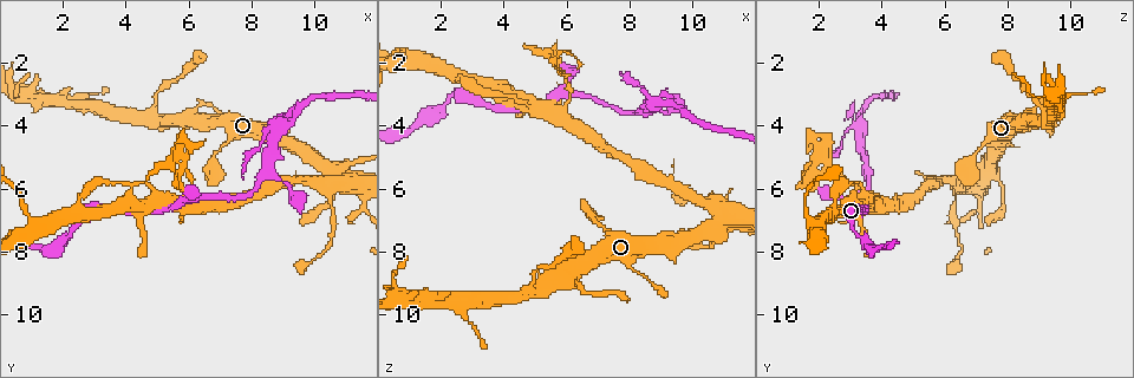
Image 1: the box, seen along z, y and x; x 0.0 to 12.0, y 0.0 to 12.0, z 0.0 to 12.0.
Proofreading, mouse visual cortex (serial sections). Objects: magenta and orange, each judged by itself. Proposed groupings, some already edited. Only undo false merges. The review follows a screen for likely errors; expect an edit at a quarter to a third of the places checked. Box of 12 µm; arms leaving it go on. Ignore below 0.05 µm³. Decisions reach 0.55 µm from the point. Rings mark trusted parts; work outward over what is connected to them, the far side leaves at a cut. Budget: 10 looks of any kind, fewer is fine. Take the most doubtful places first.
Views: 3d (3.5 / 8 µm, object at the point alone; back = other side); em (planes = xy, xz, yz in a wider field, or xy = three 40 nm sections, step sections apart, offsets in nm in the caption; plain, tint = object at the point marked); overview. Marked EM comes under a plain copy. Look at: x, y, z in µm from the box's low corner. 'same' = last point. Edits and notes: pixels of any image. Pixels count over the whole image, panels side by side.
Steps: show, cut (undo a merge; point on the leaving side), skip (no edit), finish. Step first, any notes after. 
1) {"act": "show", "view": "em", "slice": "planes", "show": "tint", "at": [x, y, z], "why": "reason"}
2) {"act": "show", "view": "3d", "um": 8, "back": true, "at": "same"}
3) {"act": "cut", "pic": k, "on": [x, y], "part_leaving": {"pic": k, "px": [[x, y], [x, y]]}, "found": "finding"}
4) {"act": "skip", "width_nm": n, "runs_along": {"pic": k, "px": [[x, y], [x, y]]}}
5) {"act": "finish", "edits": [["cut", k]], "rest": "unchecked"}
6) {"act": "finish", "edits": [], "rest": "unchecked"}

{"act": "show", "view": "3d", "um": 8, "at": [5.9, 5.4, 2.5], "why": "side arm on a straight run"}

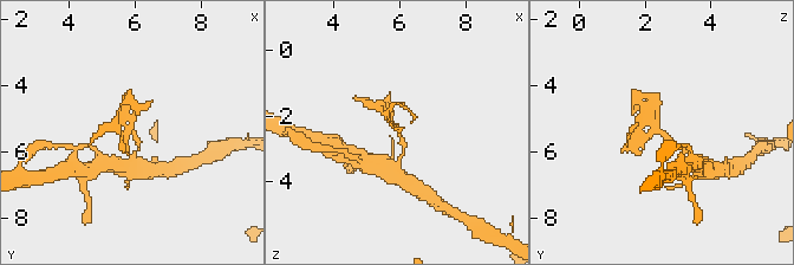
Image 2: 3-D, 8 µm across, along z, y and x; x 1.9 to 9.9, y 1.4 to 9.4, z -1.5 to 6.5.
{"act": "show", "view": "em", "slice": "xy", "step": 5, "show": "tint", "at": [6.0, 5.4, 2.5]}

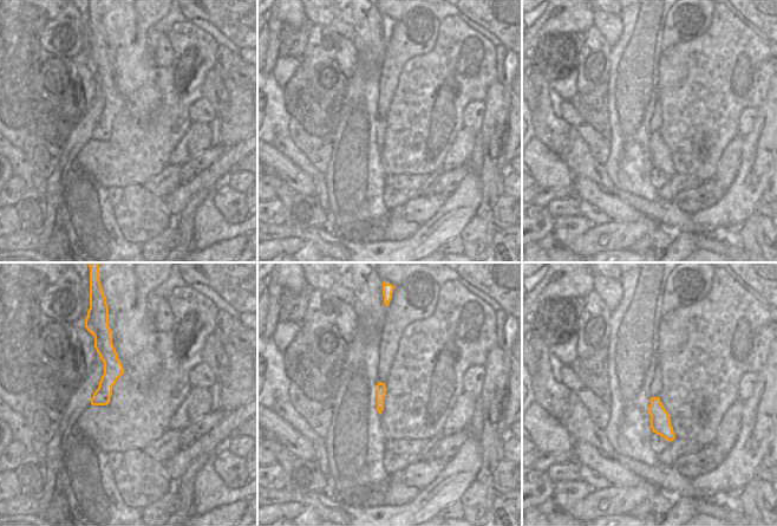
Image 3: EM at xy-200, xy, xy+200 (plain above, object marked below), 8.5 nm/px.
{"act": "cut", "pic": 2, "on": [645, 115], "width_nm": 80, "part_leaving": {"pic": 2, "px": [[657, 125], [651, 112], [633, 103]]}, "found": "a second cell is stuck on"}

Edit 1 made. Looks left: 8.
{"act": "show", "view": "3d", "um": 3.5, "back": true, "at": [10.4, 6.5, 6.3], "why": "sharp bend"}

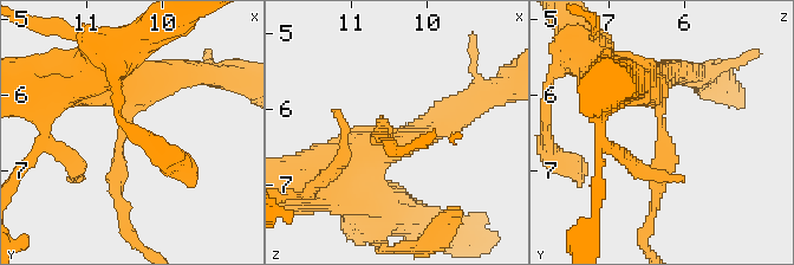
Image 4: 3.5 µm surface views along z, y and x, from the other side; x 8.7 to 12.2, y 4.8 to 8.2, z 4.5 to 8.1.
{"act": "show", "view": "em", "slice": "xy", "step": 5, "show": "tint", "at": [10.45, 6.40, 6.30], "arm_widths_nm": [200, 600], "why": "shape alone is not enough"}

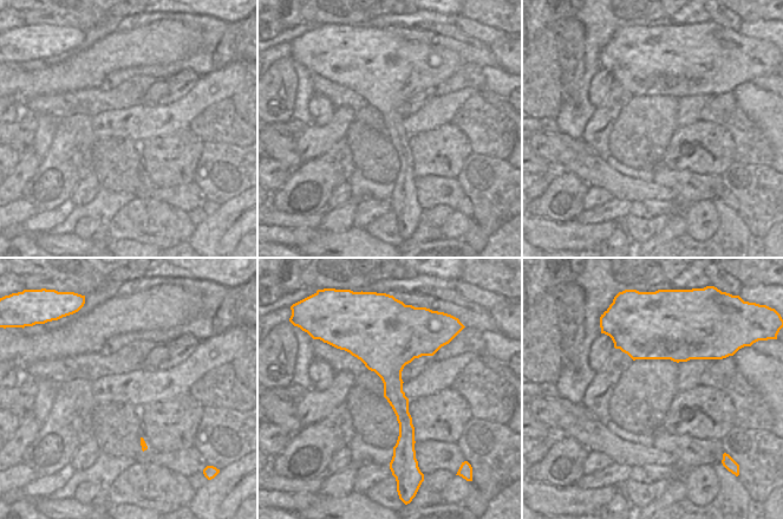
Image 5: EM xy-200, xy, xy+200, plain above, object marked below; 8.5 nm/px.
{"act": "skip", "runs_along": {"pic": 5, "px": [[380, 329], [405, 421], [399, 452]]}, "found": "one cell here"}

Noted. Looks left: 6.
{"act": "show", "view": "3d", "um": 8, "at": [8.9, 4.1, 3.3], "why": "sudden change in width"}

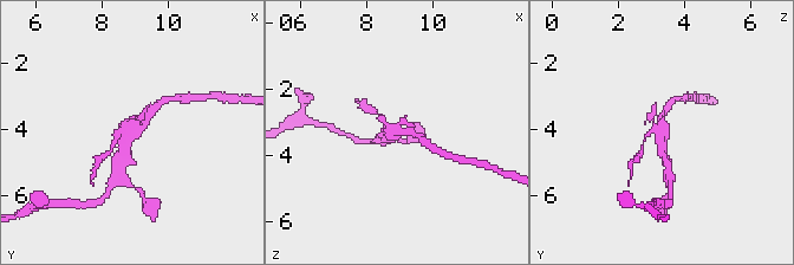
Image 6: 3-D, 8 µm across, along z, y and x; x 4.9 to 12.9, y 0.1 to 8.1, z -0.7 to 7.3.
{"act": "show", "view": "em", "slice": "planes", "show": "tint", "at": [8.8, 4.1, 3.3]}

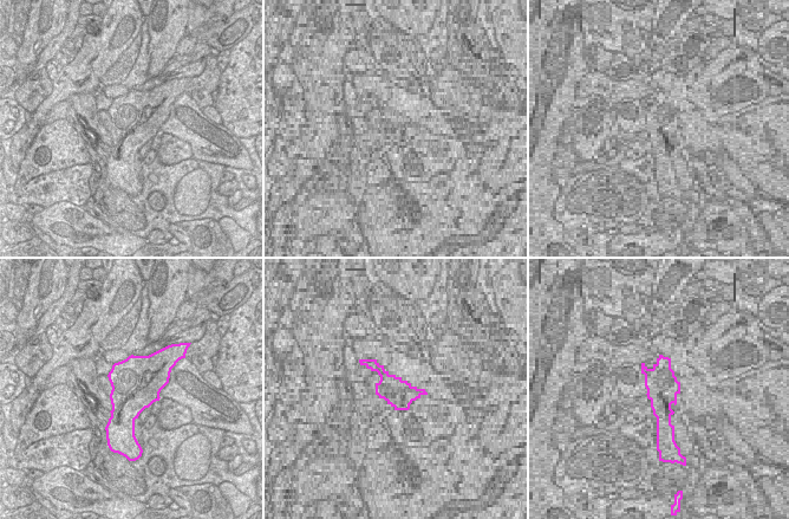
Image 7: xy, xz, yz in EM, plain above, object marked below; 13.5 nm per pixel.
{"act": "cut", "pic": 6, "on": [369, 109], "width_nm": 700, "part_leaving": {"pic": 6, "px": [[389, 127], [379, 115], [363, 103]]}, "found": "two cells meet here"}

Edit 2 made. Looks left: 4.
{"act": "show", "view": "overview", "why": "see it whole again"}

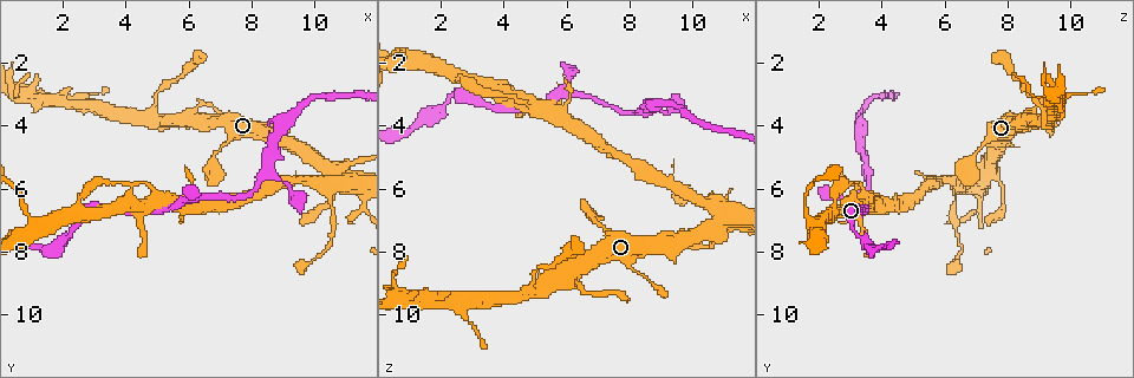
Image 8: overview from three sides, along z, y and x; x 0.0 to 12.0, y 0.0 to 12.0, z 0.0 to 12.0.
{"act": "show", "view": "3d", "um": 3.5, "at": [6.3, 3.5, 8.9], "why": "three-way junction"}

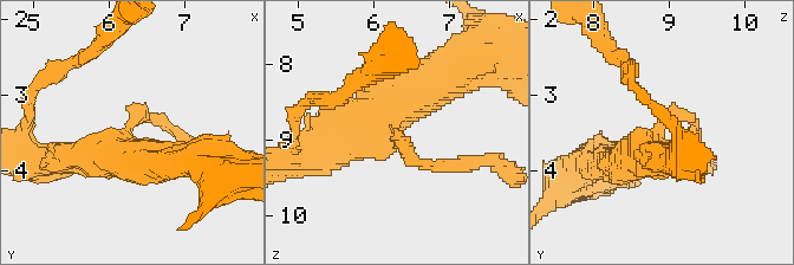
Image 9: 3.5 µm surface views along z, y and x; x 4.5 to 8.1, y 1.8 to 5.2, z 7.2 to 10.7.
{"act": "show", "view": "em", "slice": "planes", "show": "tint", "at": [6.20, 3.60, 8.90], "why": "now the EM"}

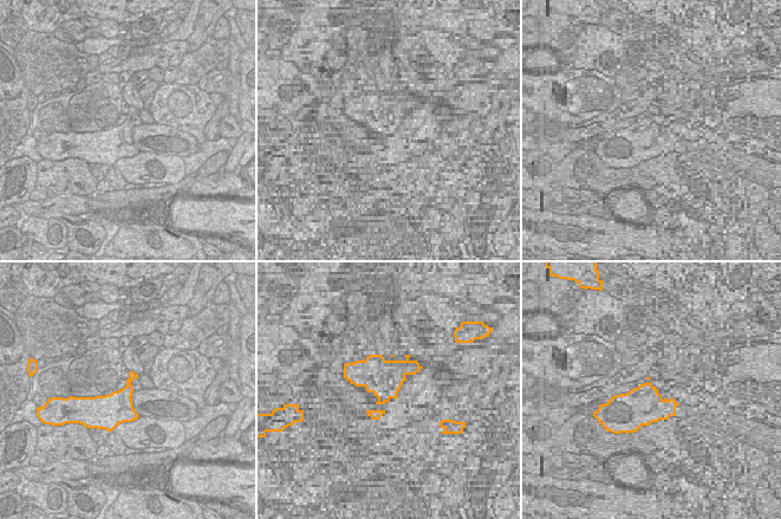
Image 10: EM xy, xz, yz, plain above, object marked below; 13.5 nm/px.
{"act": "skip", "arms": 3, "runs_along": {"pic": 9, "px": [[448, 77], [350, 141], [306, 150]]}, "found": "one cell here"}

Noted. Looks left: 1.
{"act": "finish", "edits": [["cut", 2], ["cut", 6]], "rest": "unchecked"}

